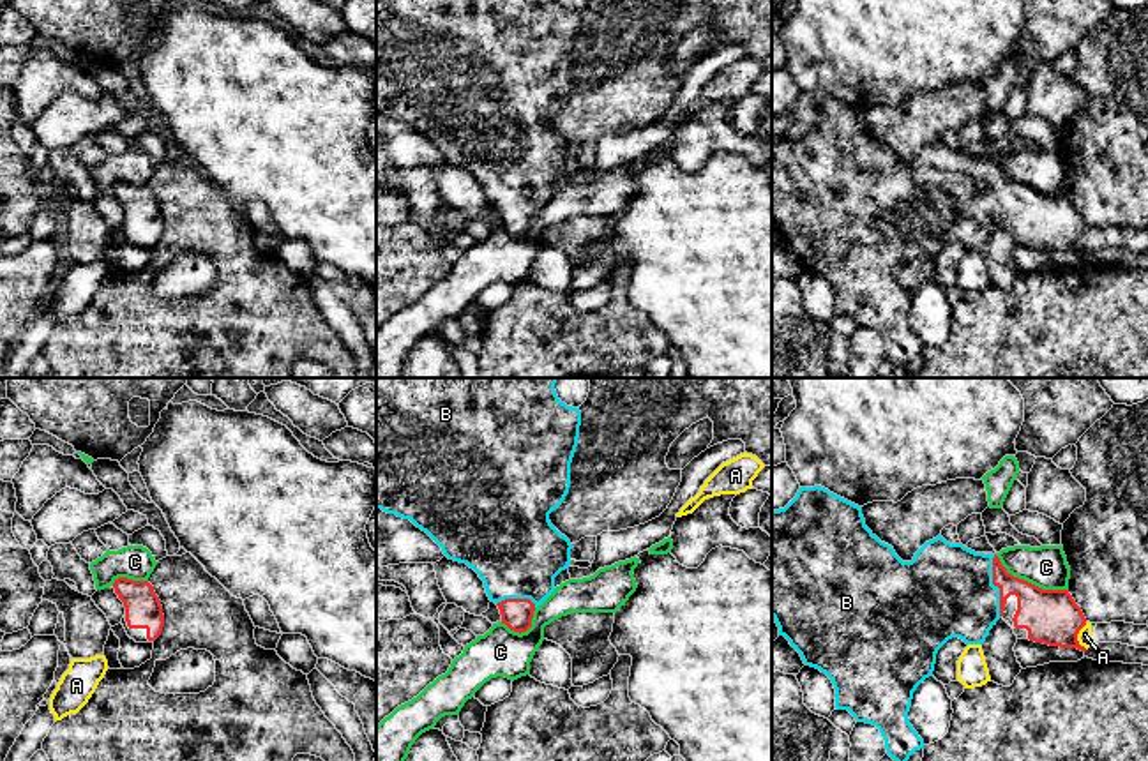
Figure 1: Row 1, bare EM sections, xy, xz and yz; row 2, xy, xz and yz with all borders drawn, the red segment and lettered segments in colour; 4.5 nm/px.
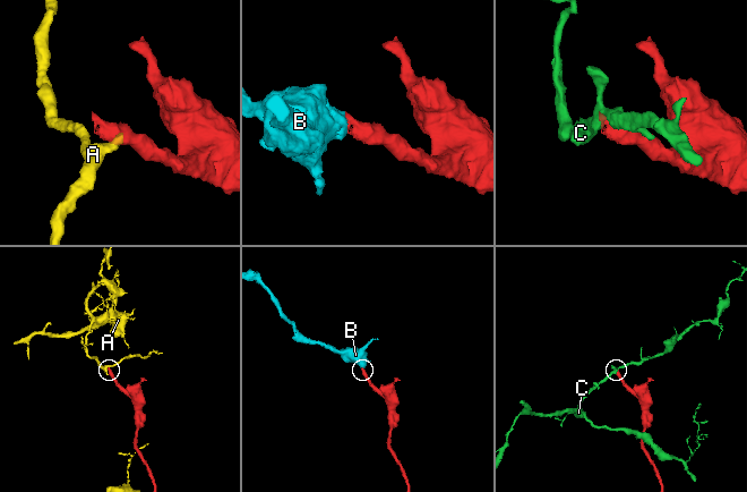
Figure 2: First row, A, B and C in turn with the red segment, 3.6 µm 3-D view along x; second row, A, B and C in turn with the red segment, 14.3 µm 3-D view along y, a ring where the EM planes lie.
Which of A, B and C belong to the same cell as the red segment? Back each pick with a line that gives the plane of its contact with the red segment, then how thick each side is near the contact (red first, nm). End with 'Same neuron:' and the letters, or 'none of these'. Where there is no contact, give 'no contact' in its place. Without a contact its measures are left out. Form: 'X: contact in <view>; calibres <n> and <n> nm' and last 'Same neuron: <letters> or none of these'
B: contact in yz; calibres 220 and 420 nm
Same neuron: B

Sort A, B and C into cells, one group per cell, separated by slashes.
A / B / C

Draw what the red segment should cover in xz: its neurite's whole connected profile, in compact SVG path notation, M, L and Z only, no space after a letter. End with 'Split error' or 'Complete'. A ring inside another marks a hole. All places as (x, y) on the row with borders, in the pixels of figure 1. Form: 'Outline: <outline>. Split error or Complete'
Outline: M376 378L376 509L410 519L426 531L449 560L466 563L484 581L505 623L514 632L532 627L533 611L555 591L555 577L569 569L570 540L549 521L549 514L565 500L570 487L570 463L578 447L581 411L562 403L556 378Z. Split error

